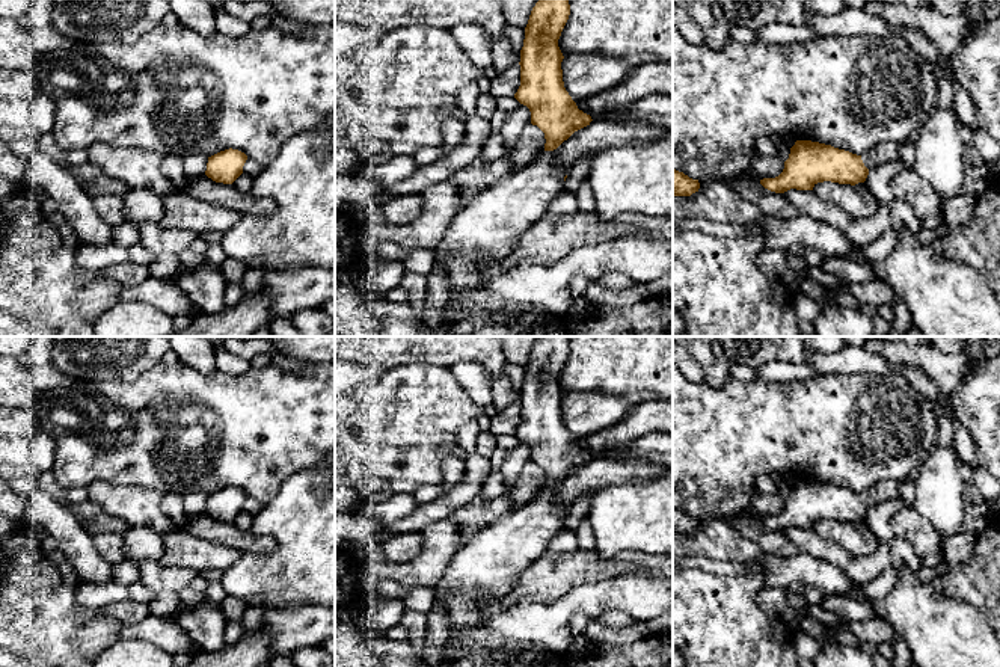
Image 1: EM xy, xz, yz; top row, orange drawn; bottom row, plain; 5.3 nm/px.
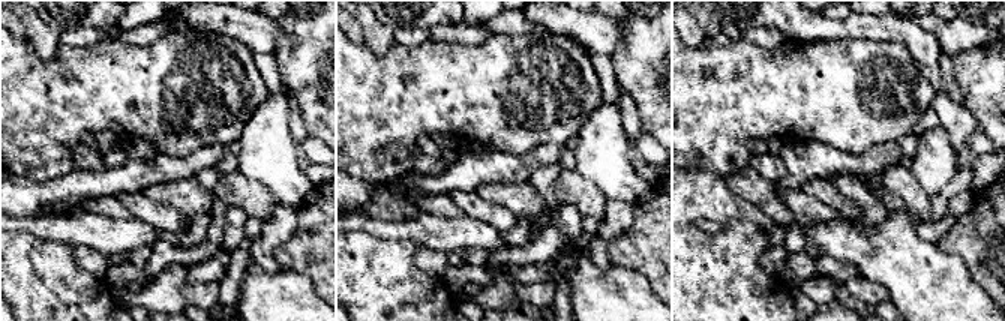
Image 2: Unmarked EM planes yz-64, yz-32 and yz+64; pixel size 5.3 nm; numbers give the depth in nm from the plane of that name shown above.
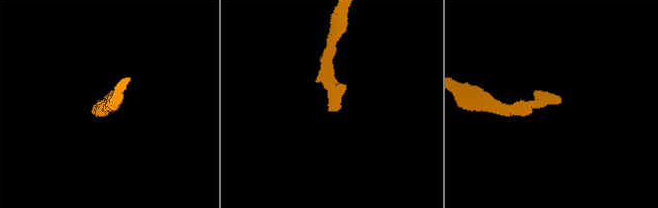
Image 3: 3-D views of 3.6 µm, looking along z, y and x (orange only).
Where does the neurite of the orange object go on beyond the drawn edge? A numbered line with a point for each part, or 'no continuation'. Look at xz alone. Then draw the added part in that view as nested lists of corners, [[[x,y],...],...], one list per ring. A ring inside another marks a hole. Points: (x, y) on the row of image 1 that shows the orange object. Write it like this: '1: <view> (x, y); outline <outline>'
no continuation

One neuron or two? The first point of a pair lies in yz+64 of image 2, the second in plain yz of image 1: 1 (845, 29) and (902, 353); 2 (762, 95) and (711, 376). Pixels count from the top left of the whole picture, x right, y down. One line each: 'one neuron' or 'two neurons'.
1: two neurons
2: two neurons

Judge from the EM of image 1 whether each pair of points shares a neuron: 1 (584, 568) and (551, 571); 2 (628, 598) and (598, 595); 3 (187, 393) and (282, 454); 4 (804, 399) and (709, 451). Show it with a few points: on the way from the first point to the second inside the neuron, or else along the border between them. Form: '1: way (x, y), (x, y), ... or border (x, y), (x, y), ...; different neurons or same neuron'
1: way (576, 569), (558, 571); same neuron
2: way (620, 595), (605, 595); same neuron
3: way (211, 402), (219, 403), (258, 442); same neuron
4: way (780, 415), (768, 427), (748, 427), (733, 433); same neuron

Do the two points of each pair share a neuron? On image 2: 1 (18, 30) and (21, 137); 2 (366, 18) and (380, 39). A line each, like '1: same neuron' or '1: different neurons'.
1: different neurons
2: same neuron

